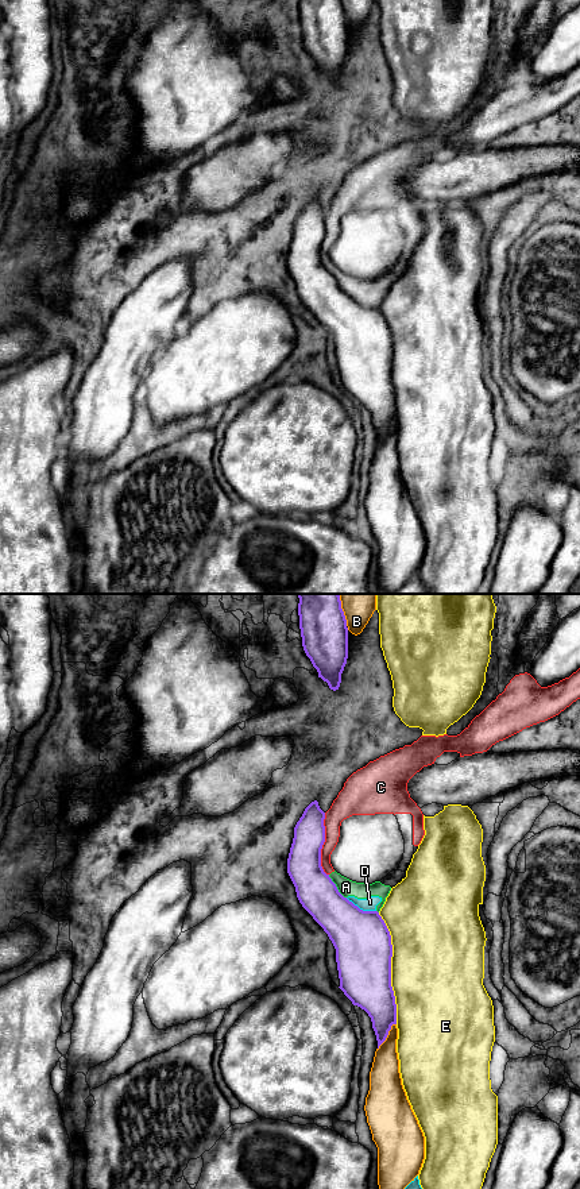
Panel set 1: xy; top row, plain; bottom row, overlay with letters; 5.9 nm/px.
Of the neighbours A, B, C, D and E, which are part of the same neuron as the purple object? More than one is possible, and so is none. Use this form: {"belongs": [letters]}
{"belongs": []}

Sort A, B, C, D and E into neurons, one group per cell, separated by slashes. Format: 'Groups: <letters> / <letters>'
Groups: A C D / B / E

